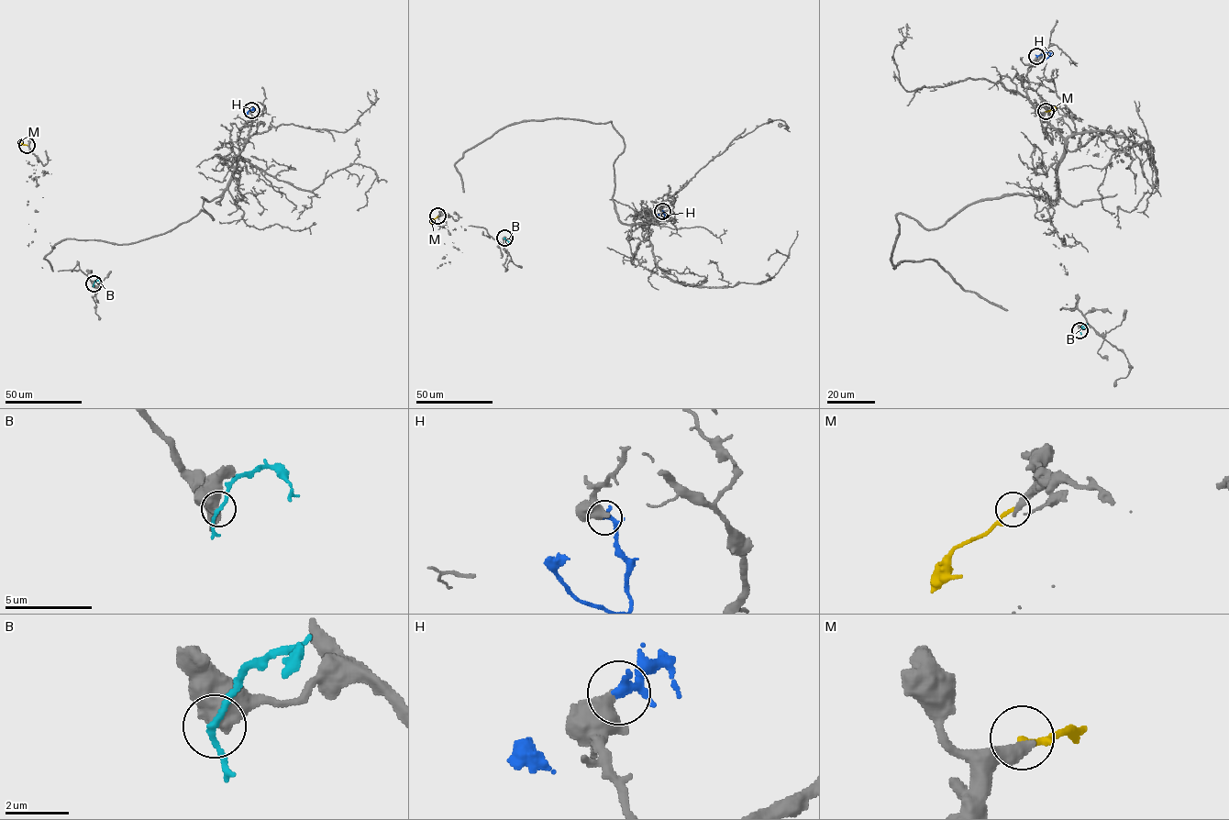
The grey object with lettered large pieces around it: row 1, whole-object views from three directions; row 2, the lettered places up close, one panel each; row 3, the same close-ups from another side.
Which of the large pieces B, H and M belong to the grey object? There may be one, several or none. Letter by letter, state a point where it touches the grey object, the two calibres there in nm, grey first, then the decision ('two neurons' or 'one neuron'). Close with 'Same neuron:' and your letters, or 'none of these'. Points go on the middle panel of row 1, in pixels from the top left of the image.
B: meets grey at (504, 238); 700 nm thick on the grey side, 180 nm on the other; two neurons
H: meets grey at (662, 211); 440 nm thick on the grey side, 240 nm on the other; one neuron
M: meets grey at (437, 216); 440 nm thick on the grey side, 130 nm on the other; two neurons
Same neuron: H

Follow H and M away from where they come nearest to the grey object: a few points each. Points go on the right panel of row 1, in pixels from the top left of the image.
H: (1036, 56), (1050, 53), (1042, 61)
M: (1046, 111), (1057, 106)

